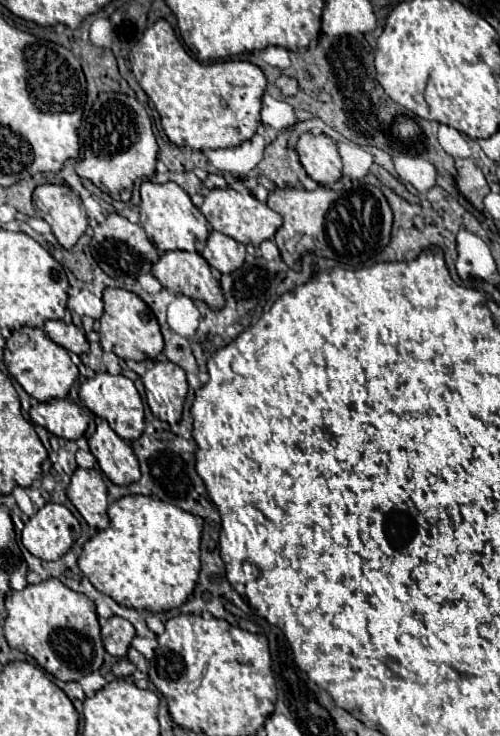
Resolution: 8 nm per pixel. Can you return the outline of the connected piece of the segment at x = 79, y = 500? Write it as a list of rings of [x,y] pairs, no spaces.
[[[75,469],[67,487],[67,497],[83,519],[95,529],[107,529],[109,494],[103,477],[95,469]]]

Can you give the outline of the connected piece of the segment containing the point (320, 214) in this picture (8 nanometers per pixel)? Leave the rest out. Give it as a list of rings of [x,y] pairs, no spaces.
[[[355,181],[347,191],[335,191],[321,185],[315,191],[293,187],[275,189],[269,195],[267,205],[283,217],[283,225],[275,233],[275,243],[281,251],[283,261],[295,271],[301,269],[301,257],[305,253],[329,257],[347,265],[365,263],[381,253],[391,237],[393,213],[389,209],[389,203],[383,193],[369,183]]]

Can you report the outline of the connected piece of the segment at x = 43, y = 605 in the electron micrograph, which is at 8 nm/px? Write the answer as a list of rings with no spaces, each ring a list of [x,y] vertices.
[[[57,579],[27,585],[21,591],[9,591],[5,597],[5,639],[11,649],[31,655],[47,673],[61,681],[77,681],[87,673],[99,671],[105,647],[99,635],[95,605],[83,593],[65,587]]]

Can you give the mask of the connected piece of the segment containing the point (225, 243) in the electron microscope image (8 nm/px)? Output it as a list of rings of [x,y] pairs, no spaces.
[[[211,231],[207,245],[201,253],[207,263],[211,267],[215,267],[221,273],[231,273],[235,269],[239,269],[245,263],[245,245],[237,243],[235,239],[219,233],[219,231]]]

